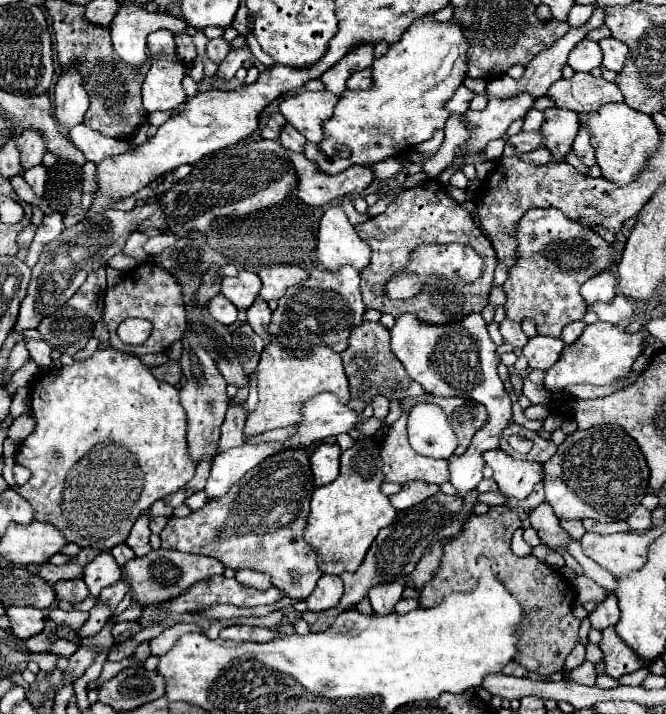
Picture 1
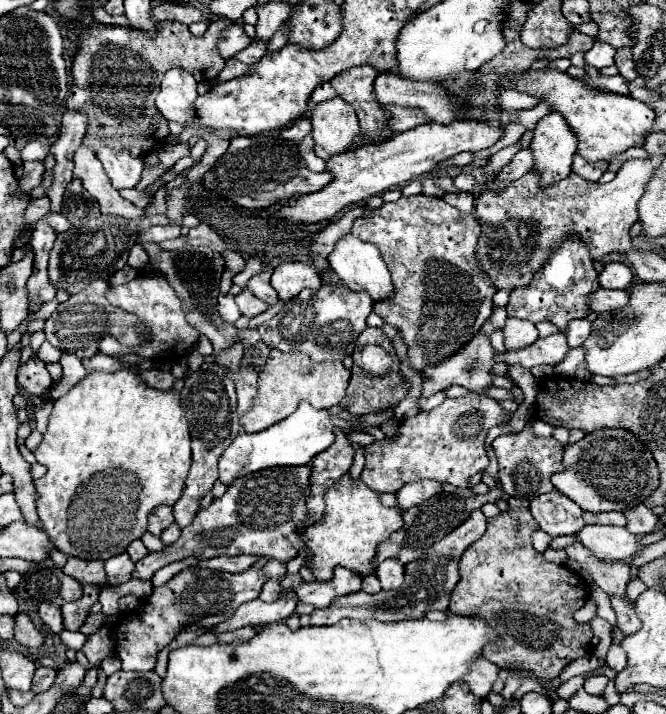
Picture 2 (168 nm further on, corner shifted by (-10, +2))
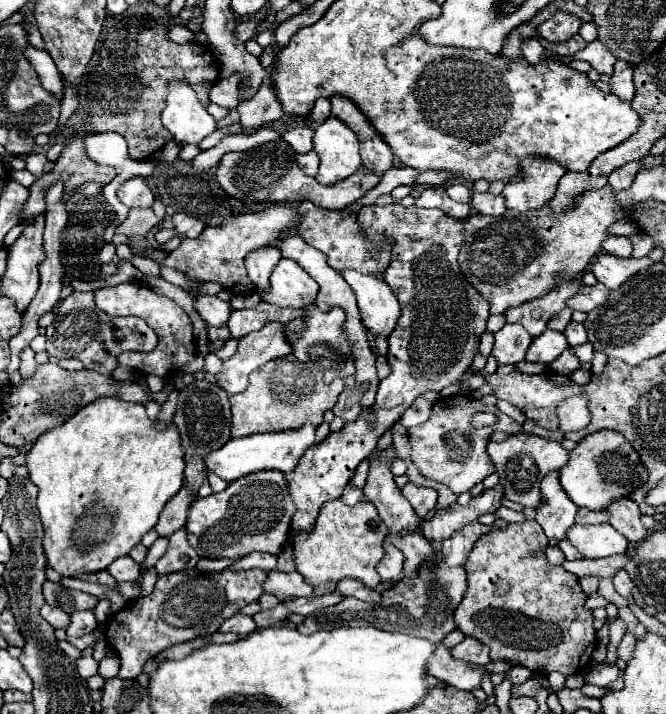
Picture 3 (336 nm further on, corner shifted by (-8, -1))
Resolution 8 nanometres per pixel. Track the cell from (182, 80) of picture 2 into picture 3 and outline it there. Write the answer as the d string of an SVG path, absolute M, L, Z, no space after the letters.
M172 79L168 83L162 123L174 135L176 143L198 143L216 131L214 117L198 101L190 83L182 79Z

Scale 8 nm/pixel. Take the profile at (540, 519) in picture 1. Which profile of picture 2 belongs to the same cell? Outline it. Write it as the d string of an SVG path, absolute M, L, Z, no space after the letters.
M580 542L566 548L566 554L568 558L580 562L582 568L590 572L590 576L594 578L594 584L598 584L606 594L624 596L624 600L628 600L626 598L626 584L630 580L628 564L608 564L608 562L596 560L596 556L592 556L592 552L586 550Z

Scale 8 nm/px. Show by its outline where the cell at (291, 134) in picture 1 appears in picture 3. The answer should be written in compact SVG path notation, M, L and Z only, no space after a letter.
M314 151L296 155L296 163L300 165L300 169L302 169L306 175L316 175L316 173L318 173L318 155L316 155Z

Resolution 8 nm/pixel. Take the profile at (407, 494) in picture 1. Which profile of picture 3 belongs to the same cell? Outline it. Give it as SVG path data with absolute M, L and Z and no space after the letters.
M406 483L406 485L402 487L402 495L408 499L408 503L412 505L414 513L416 513L420 519L424 519L426 513L436 507L436 499L438 499L436 489L416 487L416 485L412 485L412 483Z

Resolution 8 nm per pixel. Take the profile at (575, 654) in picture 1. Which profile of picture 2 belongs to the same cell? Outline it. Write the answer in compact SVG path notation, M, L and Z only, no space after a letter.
M590 652L588 656L582 656L582 658L578 658L578 660L574 660L572 664L568 664L568 668L564 668L562 672L560 672L560 680L562 682L566 682L566 680L570 680L570 678L574 678L574 676L580 676L580 674L588 674L588 672L592 672L592 670L596 670L600 666L600 662L598 662L598 658L594 656L594 652Z

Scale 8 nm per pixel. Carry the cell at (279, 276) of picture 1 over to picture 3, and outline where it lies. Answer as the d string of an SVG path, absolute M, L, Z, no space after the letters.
M280 259L270 277L270 289L262 295L264 301L278 307L302 307L318 295L318 283L292 259Z

